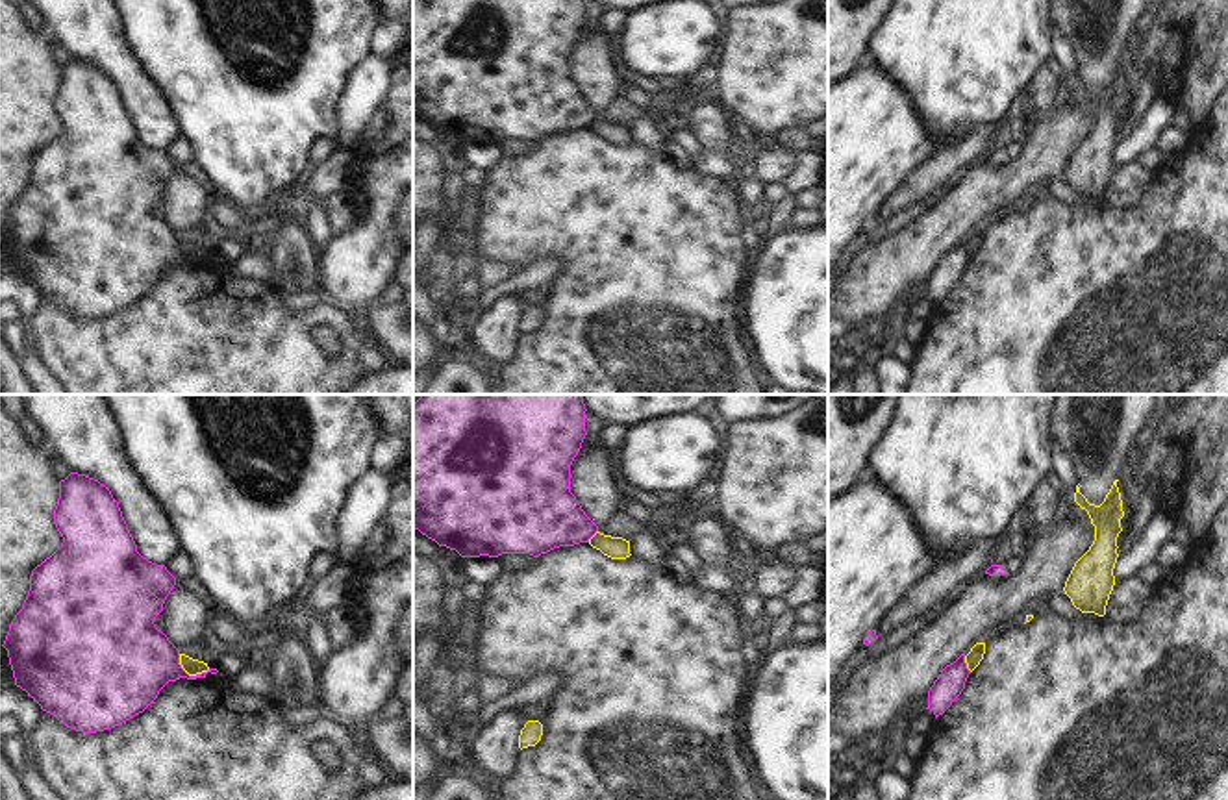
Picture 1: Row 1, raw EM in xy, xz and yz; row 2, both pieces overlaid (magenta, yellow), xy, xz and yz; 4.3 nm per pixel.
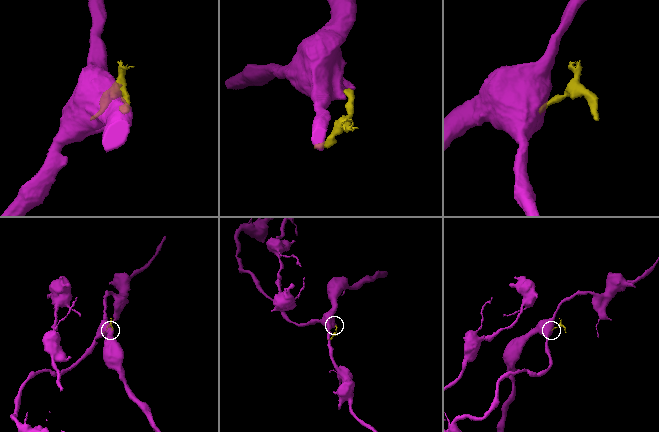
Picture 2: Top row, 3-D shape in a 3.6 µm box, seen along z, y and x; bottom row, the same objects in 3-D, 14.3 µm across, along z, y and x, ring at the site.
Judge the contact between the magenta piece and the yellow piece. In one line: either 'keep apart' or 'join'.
keep apart

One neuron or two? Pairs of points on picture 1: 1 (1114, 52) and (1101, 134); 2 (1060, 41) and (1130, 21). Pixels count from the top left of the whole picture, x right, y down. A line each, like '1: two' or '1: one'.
1: one
2: two

